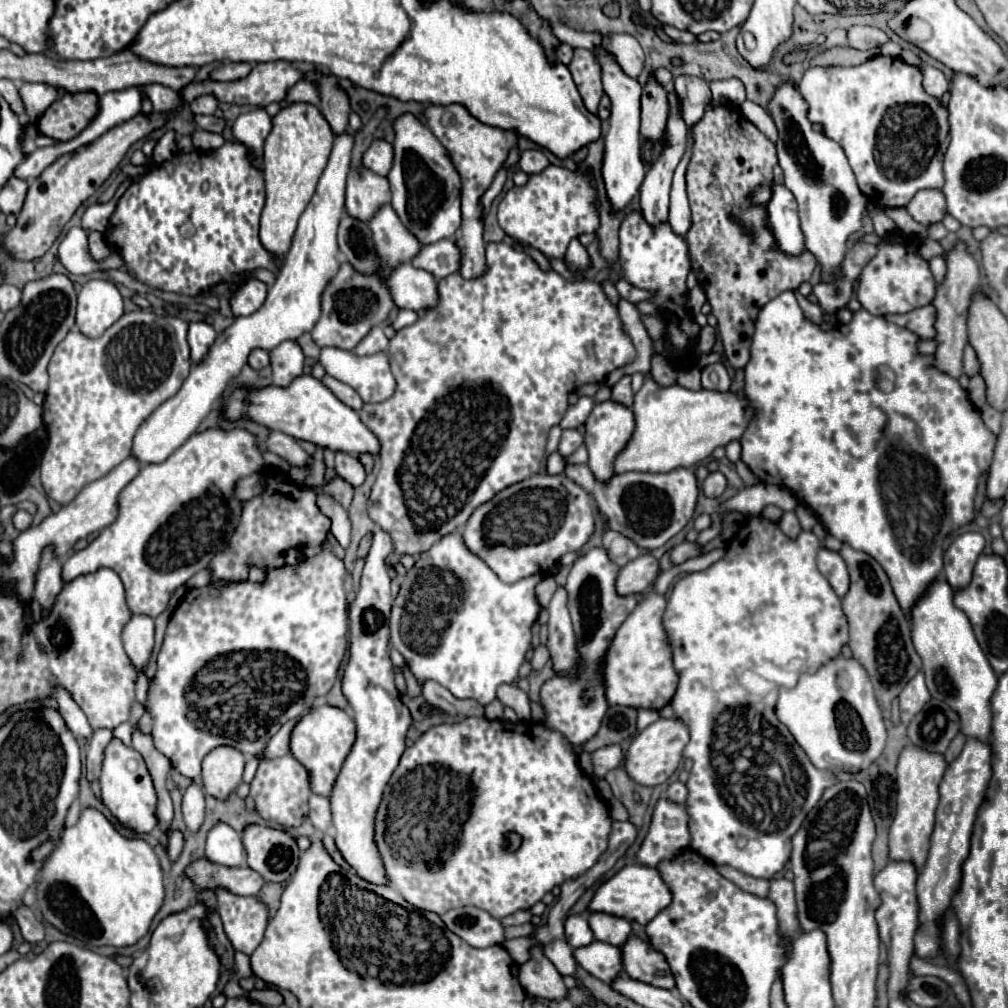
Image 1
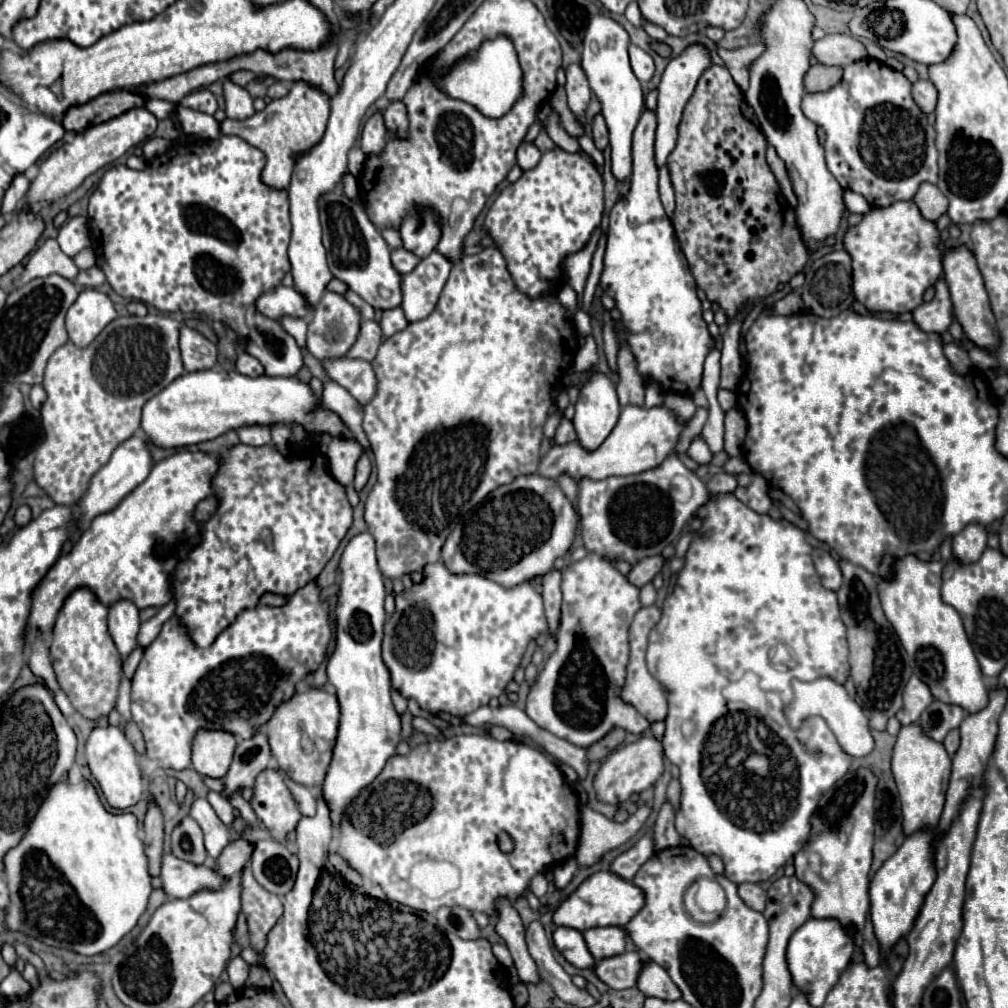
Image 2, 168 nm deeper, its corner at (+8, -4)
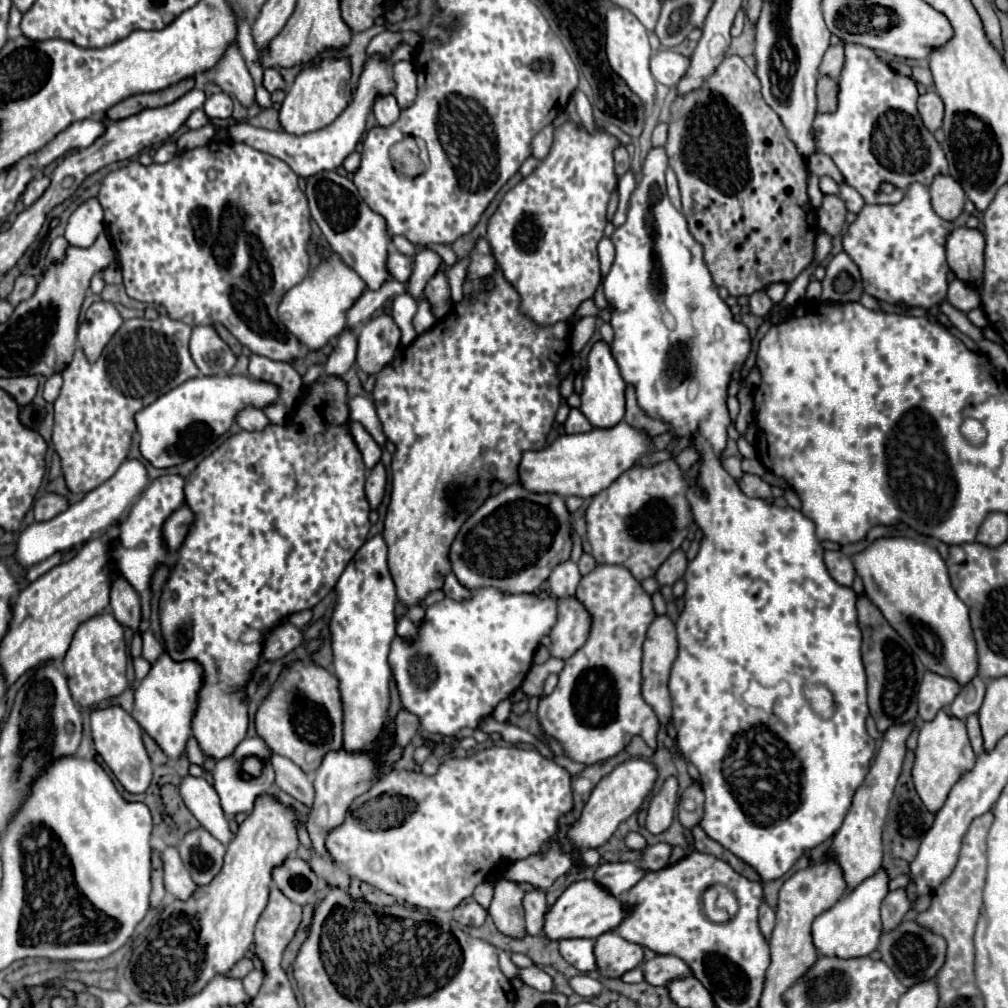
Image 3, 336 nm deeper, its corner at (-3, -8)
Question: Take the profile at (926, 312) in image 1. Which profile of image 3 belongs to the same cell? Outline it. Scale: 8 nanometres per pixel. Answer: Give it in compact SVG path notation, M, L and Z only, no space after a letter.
M954 278L954 282L950 282L950 288L948 288L948 302L962 312L970 312L972 308L978 308L982 304L980 294L982 290L978 286L970 286Z

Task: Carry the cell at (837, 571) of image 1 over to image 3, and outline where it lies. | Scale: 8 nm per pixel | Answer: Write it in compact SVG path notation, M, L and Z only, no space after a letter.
M826 550L824 562L826 562L828 572L832 574L832 578L834 578L838 584L842 584L842 586L852 586L852 580L854 580L854 576L856 576L856 572L854 572L852 560L850 560L846 554L834 552L834 550Z

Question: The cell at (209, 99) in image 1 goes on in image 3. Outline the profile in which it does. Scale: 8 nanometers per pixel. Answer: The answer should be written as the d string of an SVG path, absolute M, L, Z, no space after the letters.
M218 92L212 94L206 102L204 102L204 112L212 118L230 118L232 116L232 98L226 92Z

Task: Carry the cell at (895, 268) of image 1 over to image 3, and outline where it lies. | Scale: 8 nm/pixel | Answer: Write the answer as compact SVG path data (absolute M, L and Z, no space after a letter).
M914 182L898 204L866 204L858 212L856 222L848 226L842 246L860 268L864 292L890 304L904 302L910 306L932 308L946 298L948 264L944 246L952 228L952 222L940 218L932 210L928 188Z

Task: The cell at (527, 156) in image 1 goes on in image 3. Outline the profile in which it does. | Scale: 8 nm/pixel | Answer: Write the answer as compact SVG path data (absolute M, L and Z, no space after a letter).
M548 124L546 128L542 128L542 130L534 136L534 140L532 140L532 154L534 154L538 160L542 160L544 154L548 154L548 150L550 150L550 146L552 146L552 132L554 132L554 126Z

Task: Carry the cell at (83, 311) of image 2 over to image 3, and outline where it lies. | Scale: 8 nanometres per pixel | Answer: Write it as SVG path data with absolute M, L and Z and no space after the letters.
M94 302L88 312L86 320L78 328L78 342L90 362L96 362L102 354L104 346L122 326L122 318L114 304L110 302Z

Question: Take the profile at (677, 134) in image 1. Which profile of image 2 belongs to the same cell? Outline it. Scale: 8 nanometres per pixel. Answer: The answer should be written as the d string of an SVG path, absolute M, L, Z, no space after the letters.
M689 46L681 56L673 58L665 72L663 72L663 78L661 78L661 84L659 84L659 100L657 100L657 138L655 138L655 164L657 168L665 166L667 164L667 158L669 154L673 152L675 148L675 142L677 142L677 132L679 132L679 122L681 122L681 116L683 116L683 110L685 110L685 104L689 102L695 86L697 86L697 80L699 76L711 66L711 60L709 60L709 52L707 48L703 46Z

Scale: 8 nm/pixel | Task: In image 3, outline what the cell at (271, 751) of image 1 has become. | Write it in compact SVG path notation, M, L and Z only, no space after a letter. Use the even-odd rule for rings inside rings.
M256 736L256 738L244 738L244 740L236 746L236 750L234 750L230 756L226 756L226 758L222 758L222 760L216 762L216 766L214 766L214 770L212 770L212 778L214 778L214 788L216 788L218 796L220 796L222 810L224 810L226 816L234 816L234 814L238 814L238 812L250 814L252 808L254 808L254 800L256 800L260 794L264 794L264 792L268 792L268 790L274 788L274 770L272 770L272 764L268 762L270 754L272 754L272 752L270 752L270 748L266 746L266 742ZM250 756L258 758L260 764L262 764L260 776L250 776L250 774L246 774L246 772L242 770L242 762L244 762L246 758L250 758Z

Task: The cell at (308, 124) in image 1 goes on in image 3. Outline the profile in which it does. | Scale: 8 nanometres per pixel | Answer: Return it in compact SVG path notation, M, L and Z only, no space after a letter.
M322 58L318 62L312 62L300 70L296 76L294 84L286 92L286 98L280 108L280 124L284 126L286 132L292 134L304 134L304 132L314 132L320 130L328 124L332 124L348 106L352 90L348 86L352 78L352 66L350 58Z

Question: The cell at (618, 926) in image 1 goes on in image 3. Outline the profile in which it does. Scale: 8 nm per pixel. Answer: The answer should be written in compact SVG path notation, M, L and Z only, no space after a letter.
M614 931L602 934L594 946L596 968L604 978L620 978L644 960L644 948L616 936Z

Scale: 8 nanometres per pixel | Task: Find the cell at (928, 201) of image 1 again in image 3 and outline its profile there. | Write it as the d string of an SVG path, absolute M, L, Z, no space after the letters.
M938 174L930 186L930 198L934 212L944 220L956 220L964 208L966 194L952 176Z

